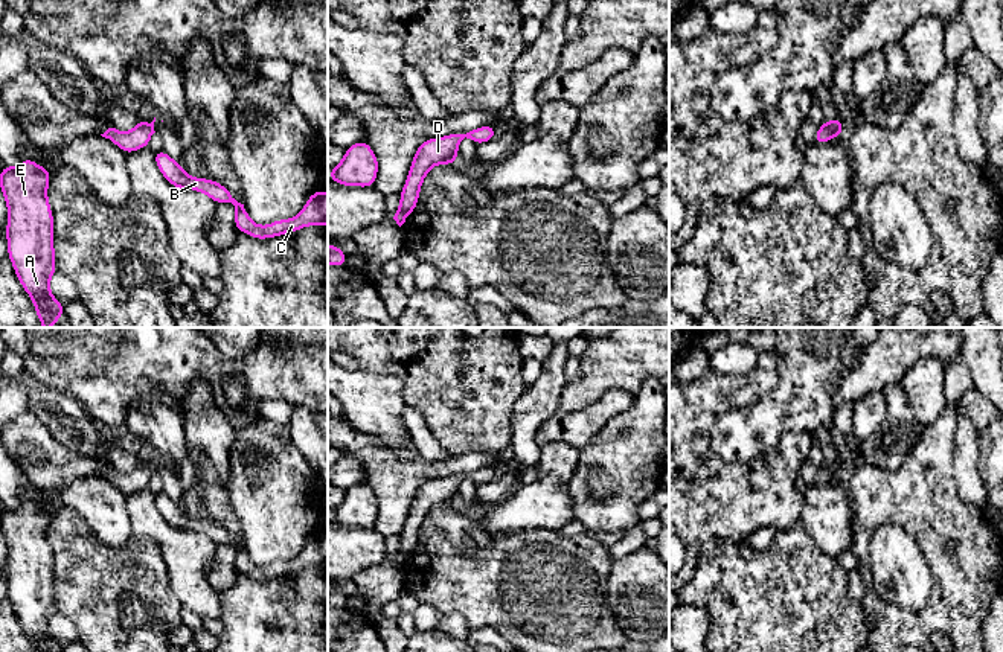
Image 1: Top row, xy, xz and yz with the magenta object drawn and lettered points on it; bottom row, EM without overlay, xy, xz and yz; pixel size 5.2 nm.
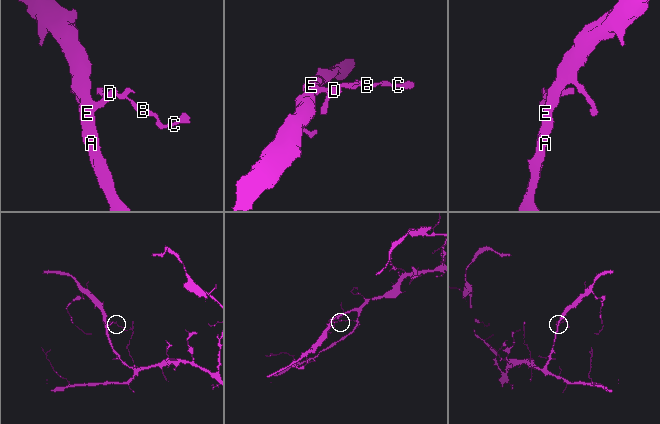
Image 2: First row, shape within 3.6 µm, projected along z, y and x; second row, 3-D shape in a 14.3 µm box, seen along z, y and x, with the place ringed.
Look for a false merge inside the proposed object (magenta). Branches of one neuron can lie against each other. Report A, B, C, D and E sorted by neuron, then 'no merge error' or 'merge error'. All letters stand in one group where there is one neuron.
A B C D E | no merge error

